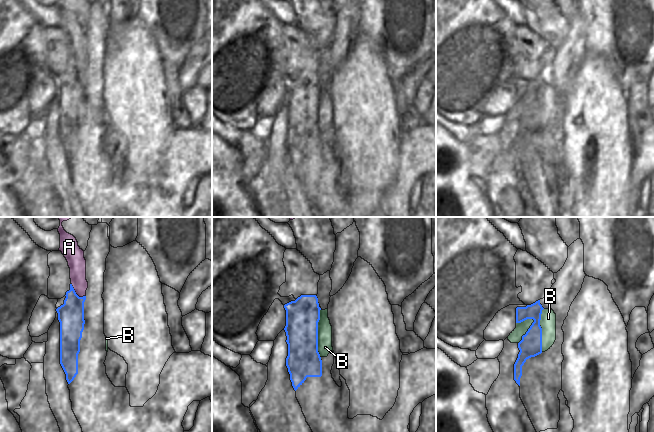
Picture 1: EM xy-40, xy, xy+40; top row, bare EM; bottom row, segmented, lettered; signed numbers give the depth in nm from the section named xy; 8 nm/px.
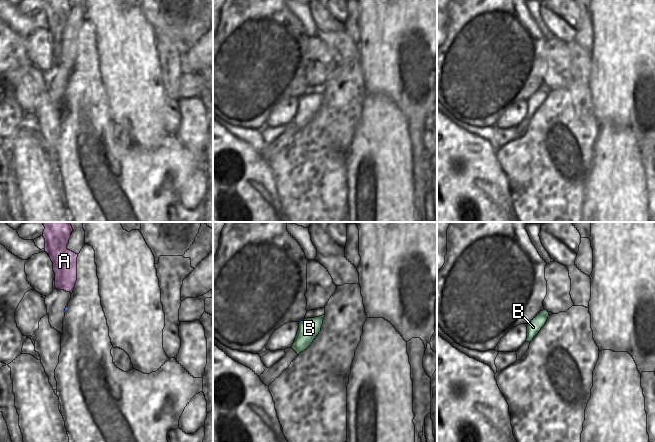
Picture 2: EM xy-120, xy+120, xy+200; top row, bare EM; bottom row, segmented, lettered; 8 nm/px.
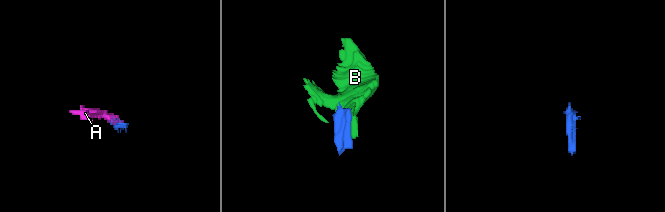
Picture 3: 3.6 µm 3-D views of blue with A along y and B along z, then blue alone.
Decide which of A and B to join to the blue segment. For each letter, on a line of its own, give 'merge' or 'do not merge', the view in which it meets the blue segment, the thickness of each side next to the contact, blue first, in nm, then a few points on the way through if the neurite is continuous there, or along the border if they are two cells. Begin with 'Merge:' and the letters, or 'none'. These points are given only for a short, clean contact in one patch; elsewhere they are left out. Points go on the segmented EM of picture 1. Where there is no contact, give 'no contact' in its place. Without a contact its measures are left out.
Merge: A
A: merge; contact in xy-40; calibres 200 and 140 nm; way xy-40 (71, 314), (75, 292), (76, 261)
B: do not merge; contact in xy; calibres 280 and 110 nm; border xy (321, 309), (318, 322), (318, 353), (320, 357)

